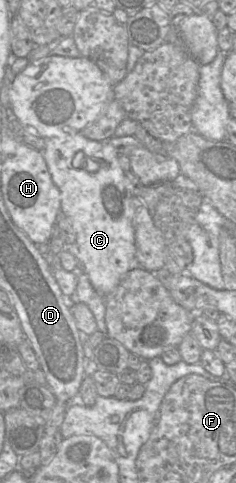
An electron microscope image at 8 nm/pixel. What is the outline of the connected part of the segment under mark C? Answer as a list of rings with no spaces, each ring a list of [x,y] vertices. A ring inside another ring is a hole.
[[[66,127],[66,133],[74,134],[64,138],[45,139],[46,145],[43,157],[54,184],[60,191],[61,215],[71,222],[75,234],[76,244],[80,252],[81,266],[88,276],[94,289],[102,296],[108,295],[119,284],[120,280],[133,268],[141,267],[136,261],[135,229],[133,225],[133,193],[132,186],[120,165],[117,150],[108,141],[90,140]],[[77,153],[82,153],[88,162],[103,161],[96,171],[84,167],[74,168],[73,159]]]

